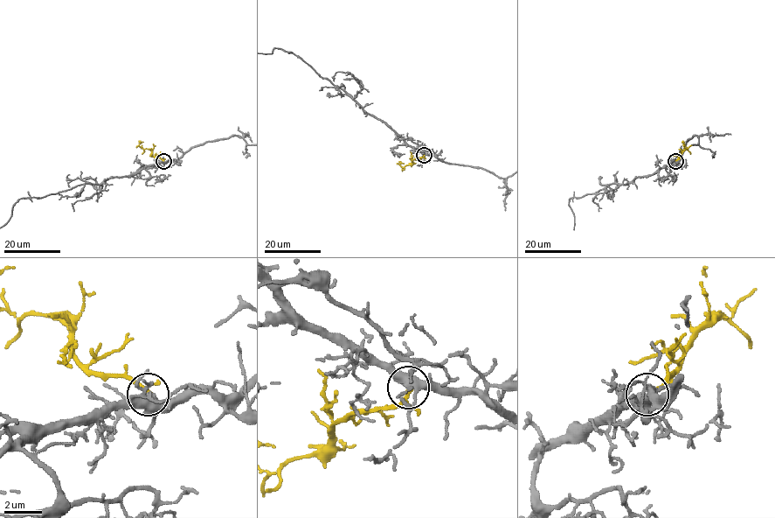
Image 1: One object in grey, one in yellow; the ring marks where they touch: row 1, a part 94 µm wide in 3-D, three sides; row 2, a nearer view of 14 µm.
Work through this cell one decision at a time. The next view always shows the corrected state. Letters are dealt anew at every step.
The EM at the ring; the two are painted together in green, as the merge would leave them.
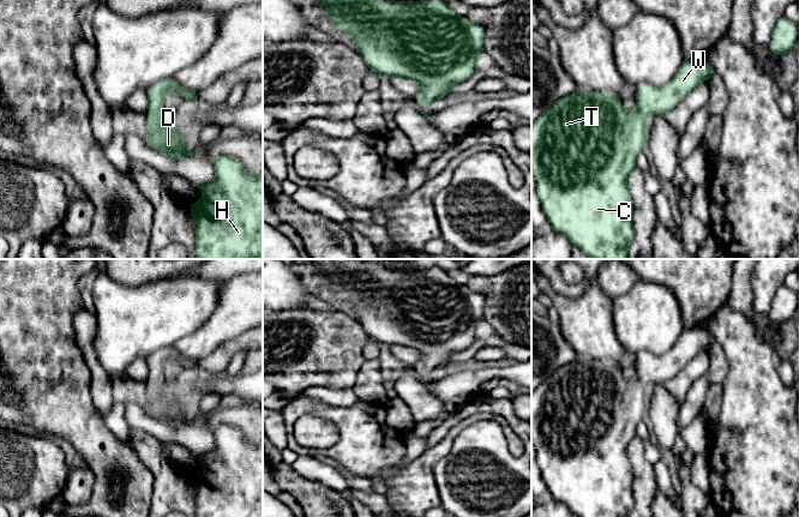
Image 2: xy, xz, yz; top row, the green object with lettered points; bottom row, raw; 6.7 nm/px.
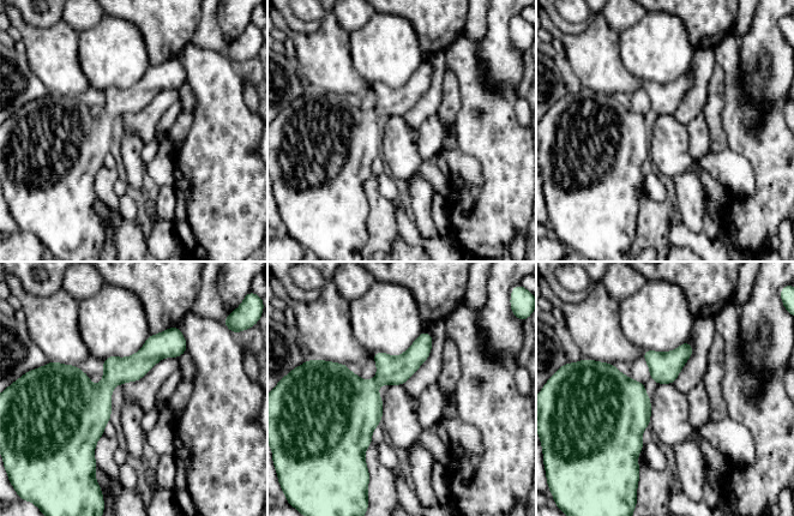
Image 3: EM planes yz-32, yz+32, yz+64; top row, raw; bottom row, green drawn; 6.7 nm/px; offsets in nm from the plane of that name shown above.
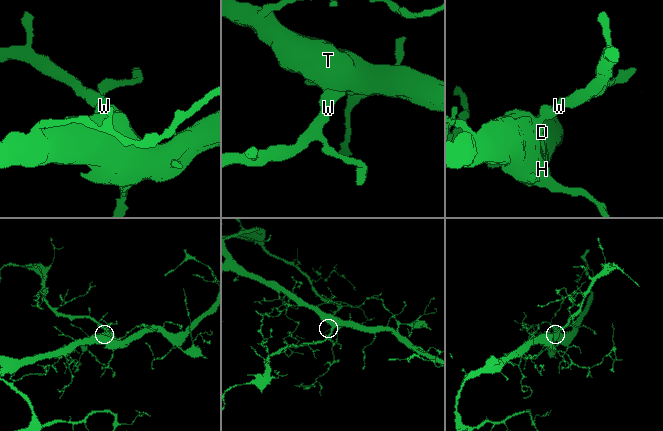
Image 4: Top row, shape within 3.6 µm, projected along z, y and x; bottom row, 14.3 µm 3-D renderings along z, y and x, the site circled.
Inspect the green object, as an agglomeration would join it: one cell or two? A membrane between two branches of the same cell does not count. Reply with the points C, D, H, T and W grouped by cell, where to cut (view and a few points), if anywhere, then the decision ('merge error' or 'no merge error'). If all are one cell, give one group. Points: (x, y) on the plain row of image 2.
groups C D H T W; cut none; no merge error

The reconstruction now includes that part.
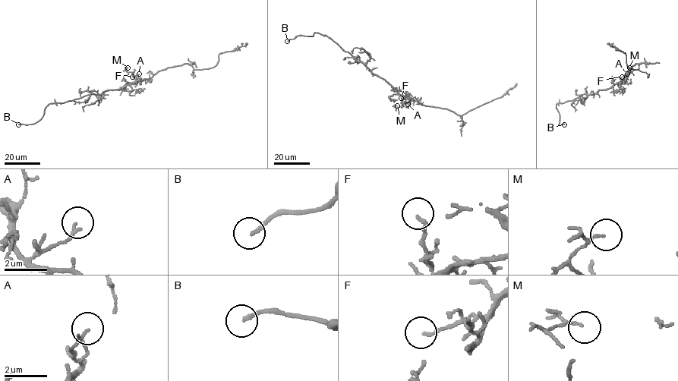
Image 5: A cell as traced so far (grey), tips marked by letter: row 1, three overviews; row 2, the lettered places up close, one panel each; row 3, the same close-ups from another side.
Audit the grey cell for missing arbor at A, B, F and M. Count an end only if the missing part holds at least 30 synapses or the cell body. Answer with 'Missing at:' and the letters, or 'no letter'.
Missing at: B

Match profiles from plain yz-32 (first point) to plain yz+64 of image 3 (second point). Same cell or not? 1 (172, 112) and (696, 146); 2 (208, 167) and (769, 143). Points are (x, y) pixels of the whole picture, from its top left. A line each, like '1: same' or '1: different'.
1: same
2: same

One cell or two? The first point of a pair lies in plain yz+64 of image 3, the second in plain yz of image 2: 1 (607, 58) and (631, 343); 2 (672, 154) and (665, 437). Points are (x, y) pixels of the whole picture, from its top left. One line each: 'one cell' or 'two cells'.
1: two cells
2: one cell

